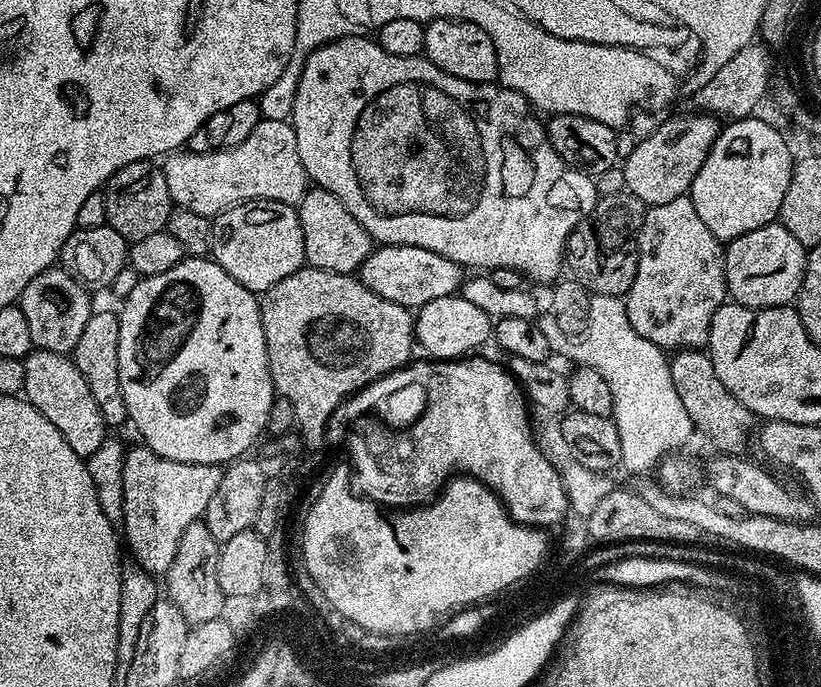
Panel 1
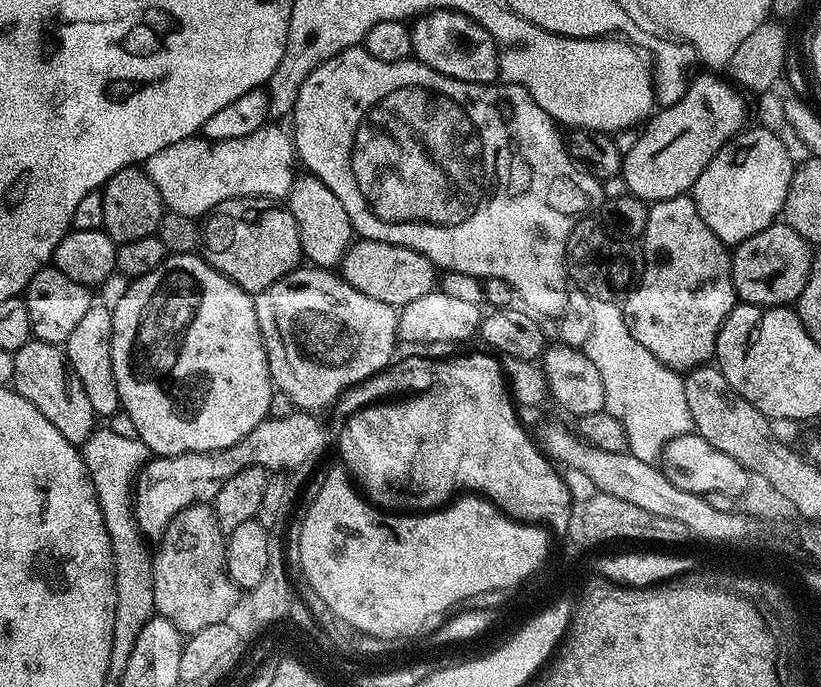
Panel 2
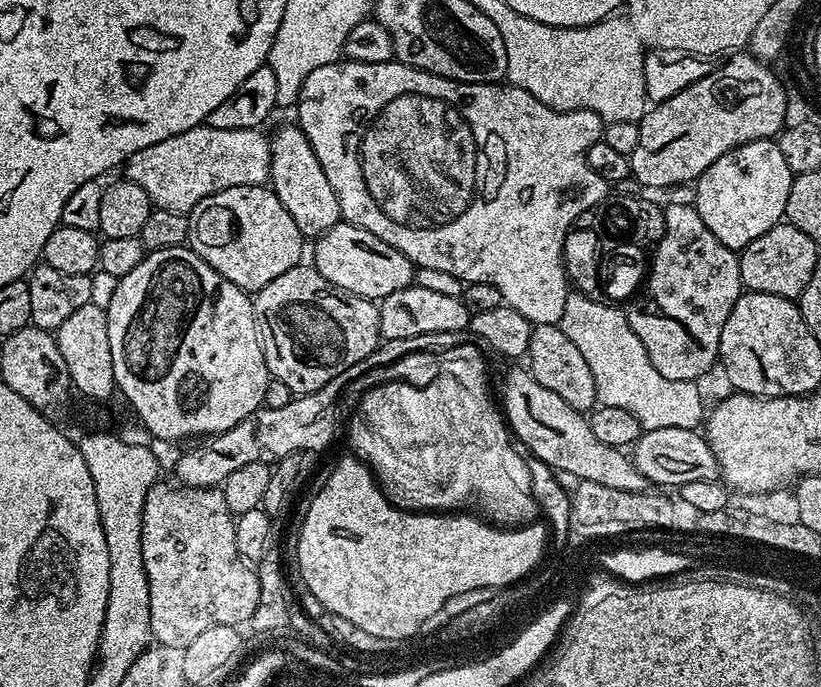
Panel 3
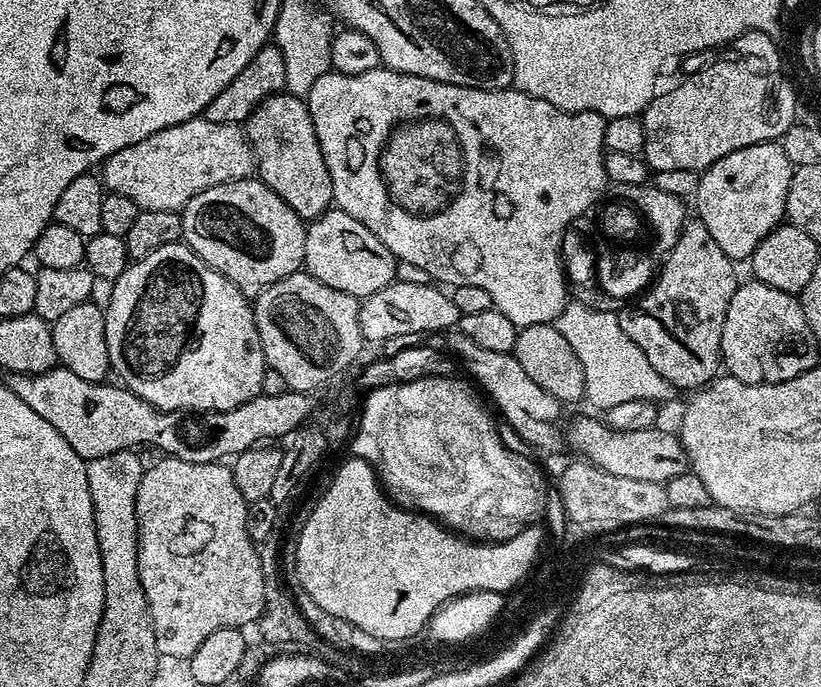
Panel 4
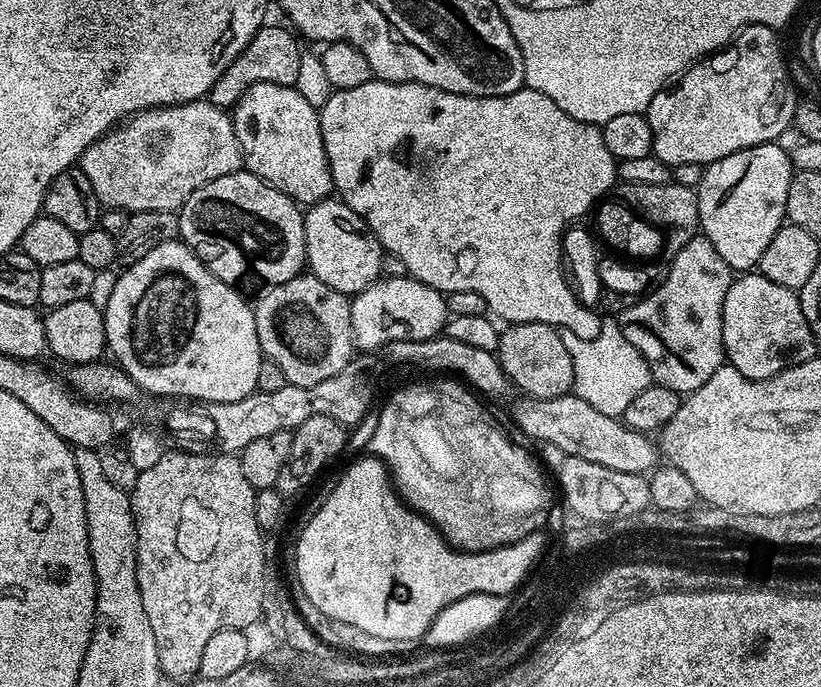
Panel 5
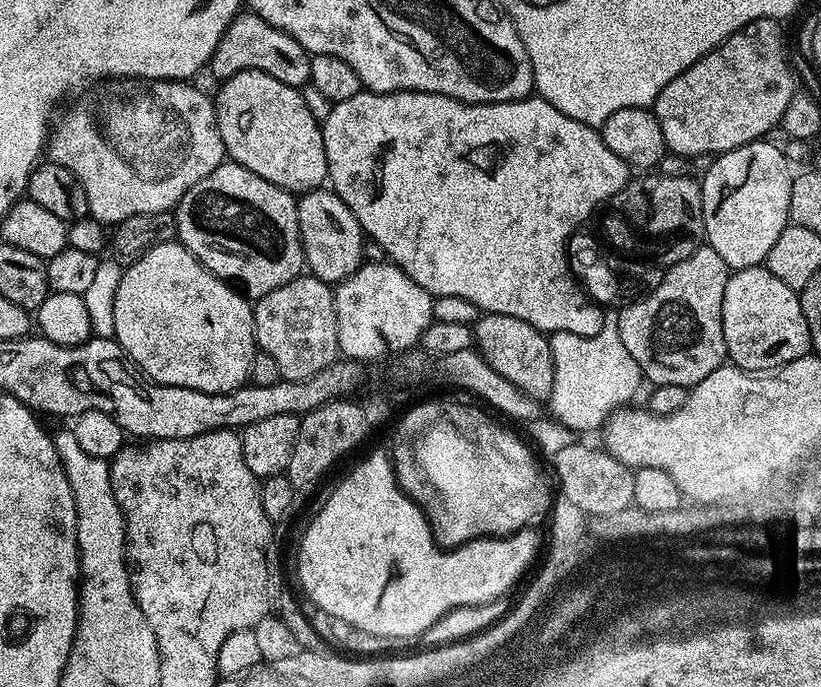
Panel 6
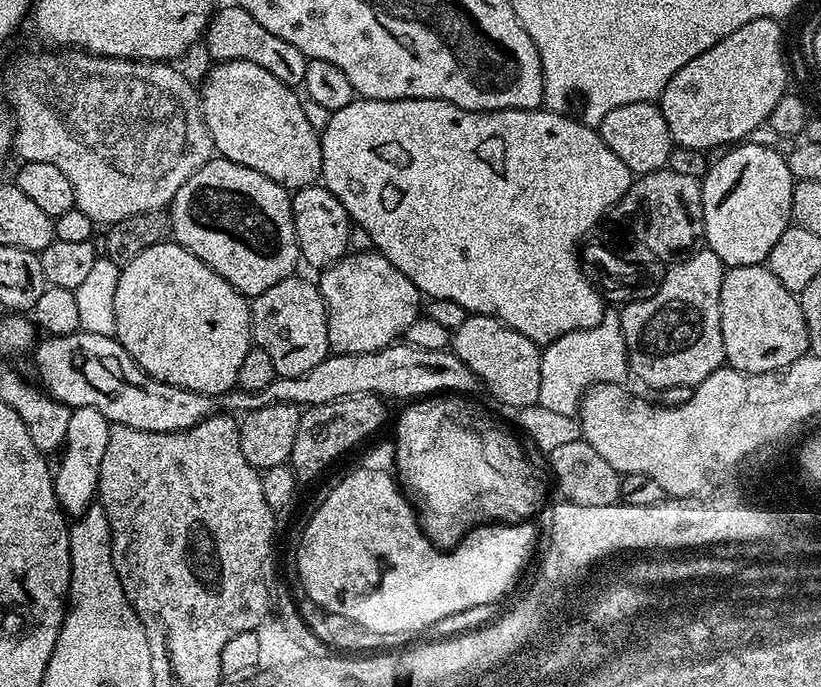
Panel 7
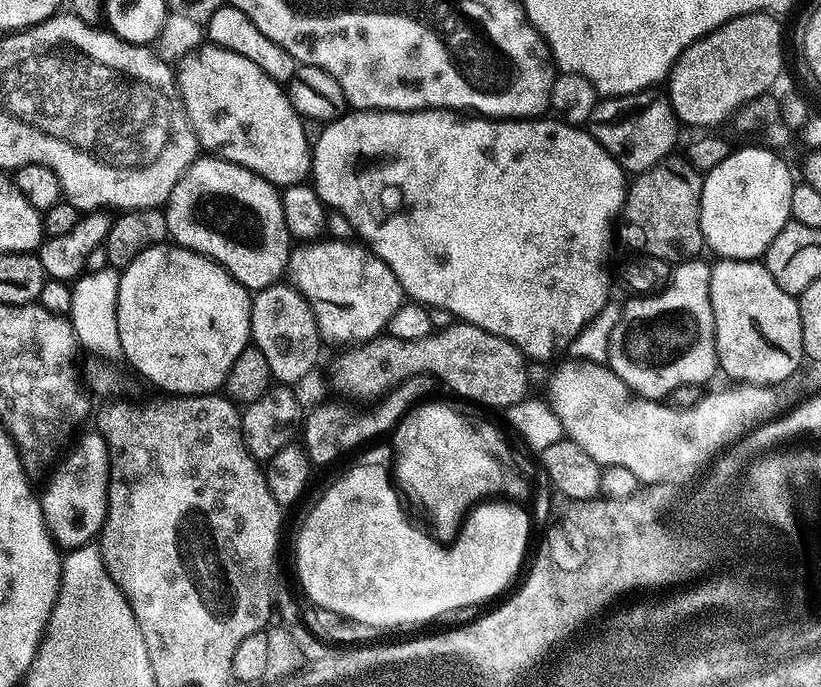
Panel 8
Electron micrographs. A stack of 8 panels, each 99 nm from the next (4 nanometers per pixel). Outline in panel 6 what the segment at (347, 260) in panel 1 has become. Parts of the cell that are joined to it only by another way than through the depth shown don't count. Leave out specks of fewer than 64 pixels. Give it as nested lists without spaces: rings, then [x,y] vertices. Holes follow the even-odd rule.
[[[242,70],[234,74],[234,78],[223,81],[219,88],[220,93],[215,93],[214,96],[216,125],[222,134],[224,150],[229,161],[246,166],[246,170],[258,174],[258,178],[266,178],[266,182],[285,188],[293,194],[315,192],[327,181],[324,130],[317,113],[312,112],[304,101],[301,89],[286,86],[286,82],[270,78],[270,74],[262,74],[262,70]]]

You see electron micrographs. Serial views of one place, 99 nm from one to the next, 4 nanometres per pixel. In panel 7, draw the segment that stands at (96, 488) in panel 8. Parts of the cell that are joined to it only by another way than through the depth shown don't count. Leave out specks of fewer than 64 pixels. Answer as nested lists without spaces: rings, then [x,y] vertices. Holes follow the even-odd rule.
[[[77,408],[70,418],[68,439],[62,448],[64,461],[54,472],[57,505],[71,518],[79,518],[93,507],[100,486],[100,463],[106,454],[110,422],[98,410]]]

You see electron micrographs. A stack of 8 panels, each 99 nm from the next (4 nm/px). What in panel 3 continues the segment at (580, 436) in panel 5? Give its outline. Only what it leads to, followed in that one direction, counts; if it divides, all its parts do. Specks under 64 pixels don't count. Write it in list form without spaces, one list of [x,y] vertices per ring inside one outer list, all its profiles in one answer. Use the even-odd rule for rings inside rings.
[[[662,426],[662,430],[641,431],[634,445],[634,461],[636,469],[652,486],[660,486],[656,484],[679,486],[699,480],[716,480],[718,476],[716,459],[707,439],[694,428]]]

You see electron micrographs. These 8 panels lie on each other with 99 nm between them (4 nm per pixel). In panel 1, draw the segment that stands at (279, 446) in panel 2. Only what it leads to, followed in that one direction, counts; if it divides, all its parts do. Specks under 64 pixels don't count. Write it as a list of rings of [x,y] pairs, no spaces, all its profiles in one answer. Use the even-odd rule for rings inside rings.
[[[147,446],[129,447],[122,462],[122,540],[126,552],[133,556],[135,567],[154,577],[167,573],[174,562],[178,538],[186,526],[203,517],[218,482],[222,482],[224,468],[219,464],[191,464],[162,458]]]

